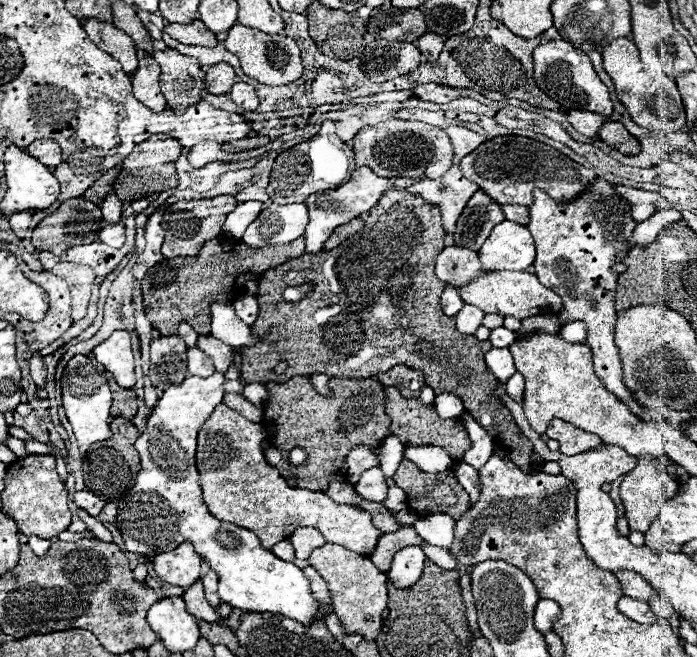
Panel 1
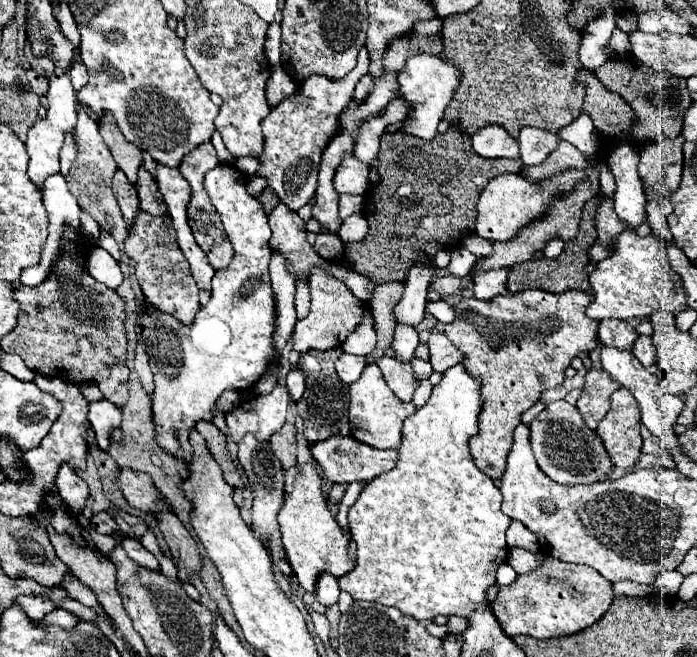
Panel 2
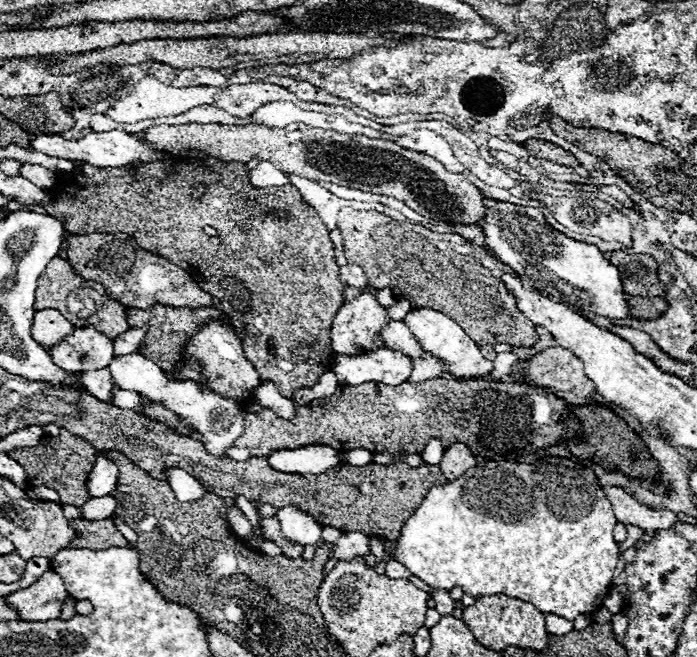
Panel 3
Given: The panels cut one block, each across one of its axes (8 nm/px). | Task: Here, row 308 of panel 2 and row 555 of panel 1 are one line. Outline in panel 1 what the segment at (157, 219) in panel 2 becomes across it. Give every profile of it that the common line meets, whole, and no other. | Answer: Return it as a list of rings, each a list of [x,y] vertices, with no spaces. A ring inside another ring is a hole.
[[[188,542],[180,544],[172,552],[158,554],[152,560],[152,566],[154,566],[154,572],[164,582],[182,586],[182,588],[190,588],[196,580],[200,580],[200,572],[202,572],[202,568],[200,568],[202,560],[194,552],[192,544],[188,544]]]

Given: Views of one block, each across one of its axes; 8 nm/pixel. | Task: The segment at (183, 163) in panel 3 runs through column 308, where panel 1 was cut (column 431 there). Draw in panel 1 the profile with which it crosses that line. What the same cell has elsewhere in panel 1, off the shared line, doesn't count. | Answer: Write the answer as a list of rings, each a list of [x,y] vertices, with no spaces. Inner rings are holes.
[[[390,190],[386,192],[378,206],[366,218],[366,224],[360,232],[344,240],[338,248],[320,252],[320,254],[304,254],[300,258],[288,260],[276,268],[270,268],[262,274],[258,284],[258,304],[260,316],[252,324],[252,332],[264,336],[264,340],[252,348],[244,348],[242,358],[242,378],[246,384],[250,382],[284,382],[292,376],[302,374],[328,374],[336,376],[376,376],[378,372],[388,372],[390,368],[404,364],[408,368],[416,368],[424,372],[426,384],[440,392],[454,392],[462,398],[464,408],[474,416],[474,420],[492,436],[496,444],[508,444],[512,448],[512,460],[518,464],[522,472],[530,472],[530,456],[532,442],[520,432],[510,410],[500,404],[494,396],[496,378],[484,364],[484,354],[492,350],[488,340],[480,342],[474,336],[464,336],[456,330],[456,318],[444,316],[440,308],[440,294],[446,284],[436,278],[436,256],[444,248],[444,228],[440,222],[440,212],[436,206],[422,202],[420,198],[408,194],[406,190]],[[314,280],[316,286],[298,302],[286,302],[284,290],[290,286],[298,286],[302,282]],[[278,362],[286,362],[288,368],[282,374],[276,374],[274,368]]]

